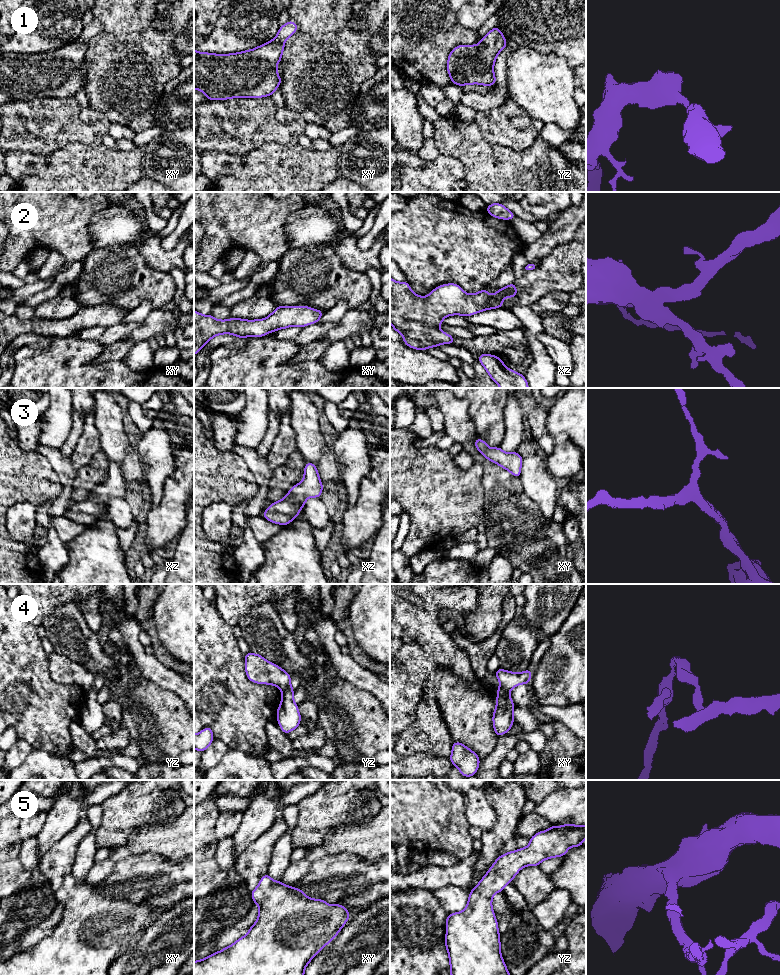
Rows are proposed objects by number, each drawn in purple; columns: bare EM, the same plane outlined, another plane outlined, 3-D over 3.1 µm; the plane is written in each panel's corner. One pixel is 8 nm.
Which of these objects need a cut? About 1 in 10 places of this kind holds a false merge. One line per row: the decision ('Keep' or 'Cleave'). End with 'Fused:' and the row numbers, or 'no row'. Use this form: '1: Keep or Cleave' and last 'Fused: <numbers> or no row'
1: Keep
2: Keep
3: Keep
4: Cleave
5: Keep
Fused: 4

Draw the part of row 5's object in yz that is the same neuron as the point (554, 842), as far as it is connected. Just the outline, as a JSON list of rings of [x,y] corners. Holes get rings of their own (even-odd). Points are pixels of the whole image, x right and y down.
[[[550,825],[548,830],[532,836],[527,847],[505,853],[496,859],[478,885],[469,892],[466,908],[447,916],[445,946],[451,976],[511,976],[501,956],[500,933],[492,908],[494,894],[502,892],[523,867],[539,866],[546,859],[563,857],[570,847],[583,847],[585,838],[586,825]]]

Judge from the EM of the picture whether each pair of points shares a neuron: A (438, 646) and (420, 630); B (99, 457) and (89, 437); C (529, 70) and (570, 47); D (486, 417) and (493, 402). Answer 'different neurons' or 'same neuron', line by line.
A: same neuron
B: different neurons
C: different neurons
D: same neuron

